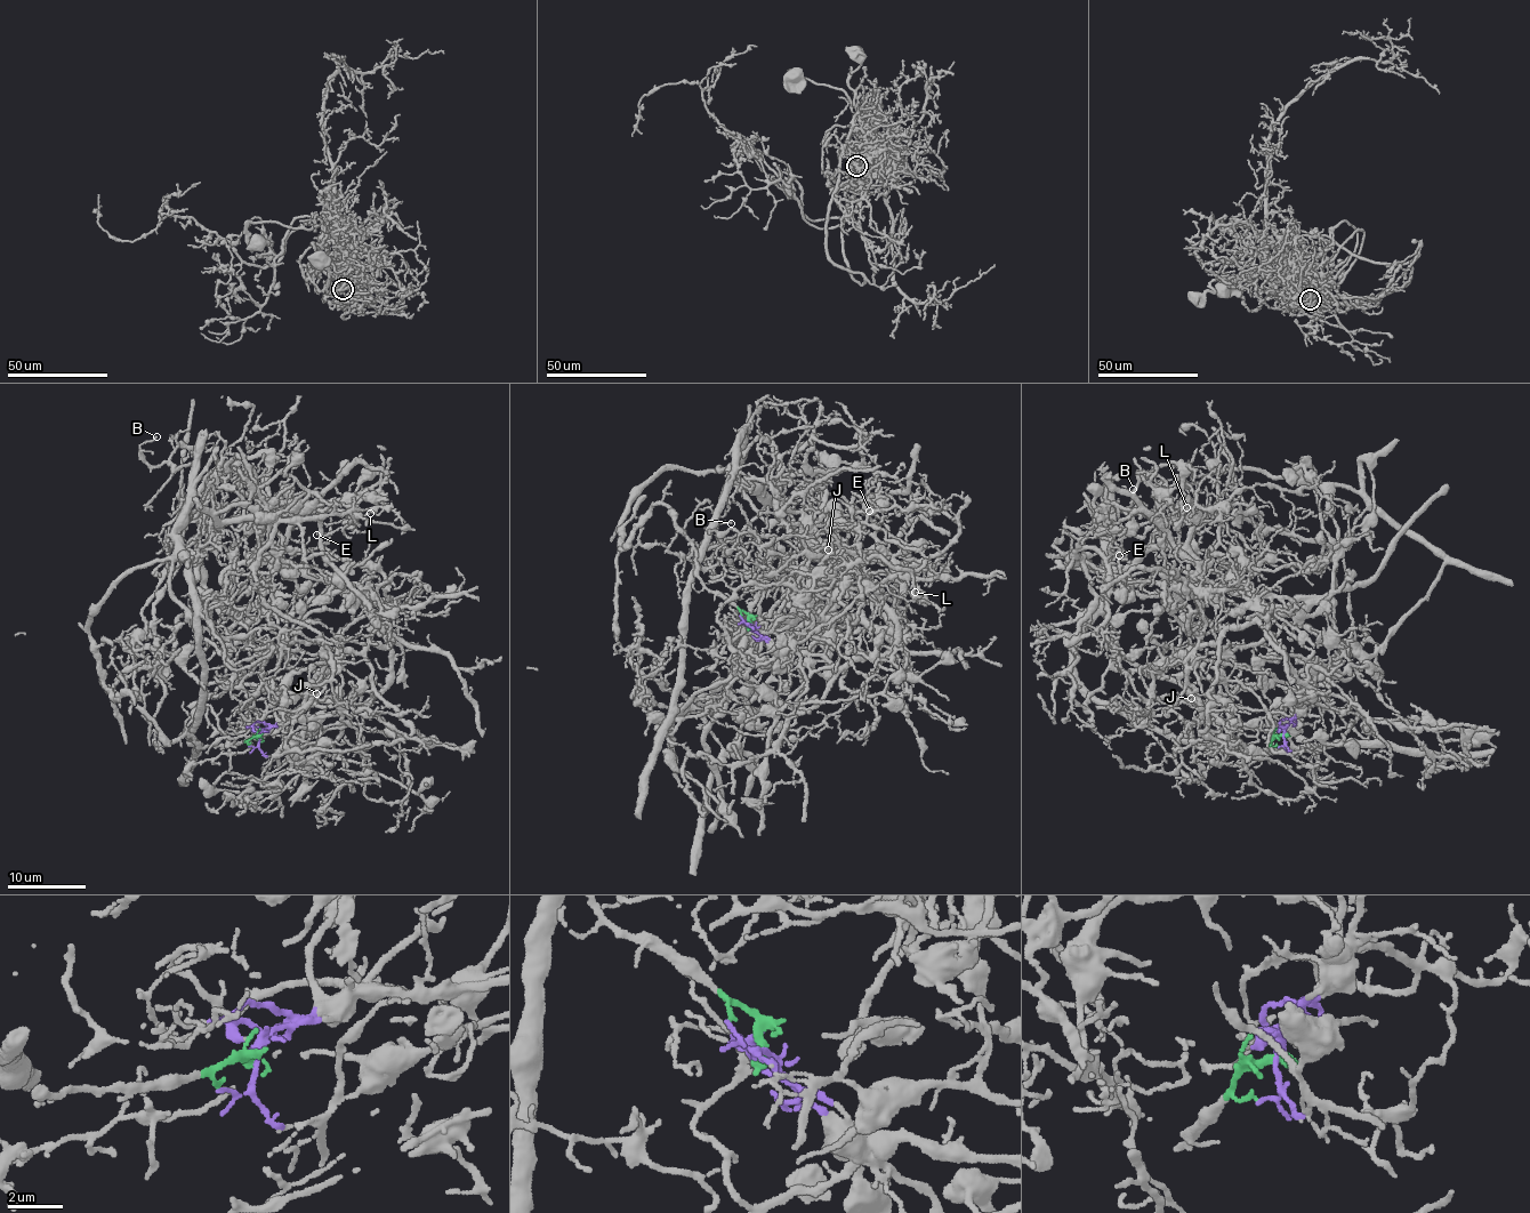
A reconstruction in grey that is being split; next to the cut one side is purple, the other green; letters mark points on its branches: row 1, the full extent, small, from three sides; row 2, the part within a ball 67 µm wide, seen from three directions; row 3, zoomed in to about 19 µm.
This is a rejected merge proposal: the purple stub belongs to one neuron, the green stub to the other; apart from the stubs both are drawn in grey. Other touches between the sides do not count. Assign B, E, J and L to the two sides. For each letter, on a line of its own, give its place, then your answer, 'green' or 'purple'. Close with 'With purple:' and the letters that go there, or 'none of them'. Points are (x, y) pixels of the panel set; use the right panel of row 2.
B: place (1133, 489); green
E: place (1119, 555); purple
J: place (1191, 698); purple
L: place (1186, 507); purple
With purple: E, J, L

